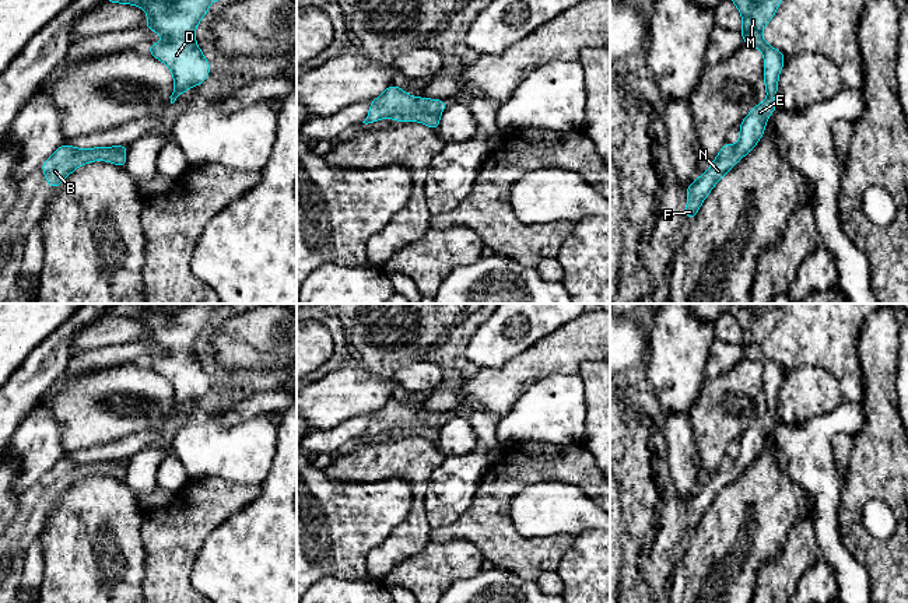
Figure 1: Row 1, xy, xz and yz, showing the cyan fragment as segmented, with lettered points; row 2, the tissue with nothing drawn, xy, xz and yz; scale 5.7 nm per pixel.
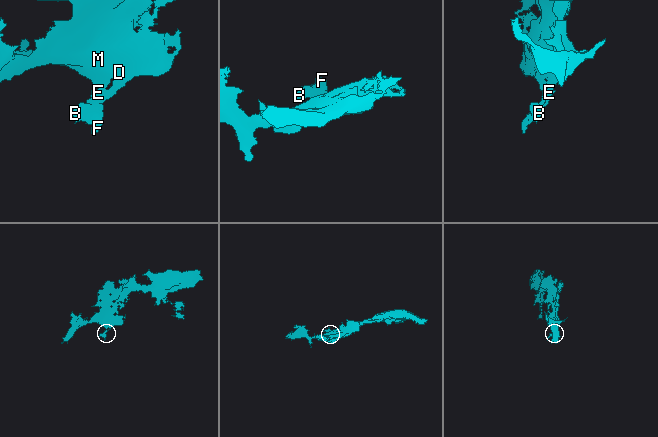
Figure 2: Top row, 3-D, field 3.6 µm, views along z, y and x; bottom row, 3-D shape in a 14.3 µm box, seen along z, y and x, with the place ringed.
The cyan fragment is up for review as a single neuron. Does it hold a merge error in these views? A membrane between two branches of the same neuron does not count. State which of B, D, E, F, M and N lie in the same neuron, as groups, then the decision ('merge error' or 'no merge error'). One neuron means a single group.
B D E F M N | no merge error

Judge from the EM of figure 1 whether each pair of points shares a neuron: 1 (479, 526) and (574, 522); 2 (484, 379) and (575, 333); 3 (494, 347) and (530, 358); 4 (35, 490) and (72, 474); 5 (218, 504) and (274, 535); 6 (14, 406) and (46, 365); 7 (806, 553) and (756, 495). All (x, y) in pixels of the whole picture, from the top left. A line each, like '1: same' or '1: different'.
1: different
2: same
3: different
4: same
5: different
6: same
7: different

